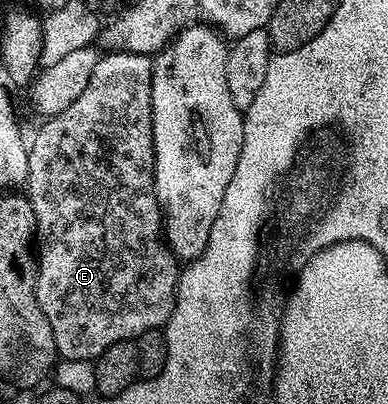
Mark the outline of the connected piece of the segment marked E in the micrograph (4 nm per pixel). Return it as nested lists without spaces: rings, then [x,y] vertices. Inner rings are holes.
[[[109,52],[102,55],[98,59],[95,70],[91,70],[91,79],[87,81],[87,90],[83,90],[83,94],[79,94],[79,98],[75,98],[75,102],[71,102],[71,106],[67,106],[67,110],[63,110],[63,114],[55,114],[48,117],[44,121],[45,124],[33,136],[33,142],[28,145],[29,151],[29,176],[27,181],[27,195],[31,206],[33,207],[33,218],[35,221],[35,259],[37,262],[37,301],[39,302],[39,310],[43,310],[43,314],[47,314],[47,322],[51,324],[51,334],[55,336],[55,346],[57,347],[58,357],[66,356],[69,360],[86,360],[92,362],[96,360],[99,354],[103,354],[103,350],[107,350],[107,346],[111,346],[115,342],[123,342],[124,340],[136,341],[145,331],[151,331],[155,328],[164,329],[168,324],[171,314],[173,313],[173,303],[177,301],[177,282],[179,279],[179,261],[172,252],[169,251],[168,244],[163,239],[163,217],[161,207],[157,201],[157,193],[153,190],[153,115],[151,114],[151,78],[153,77],[153,60],[143,54],[135,54],[134,52]]]

